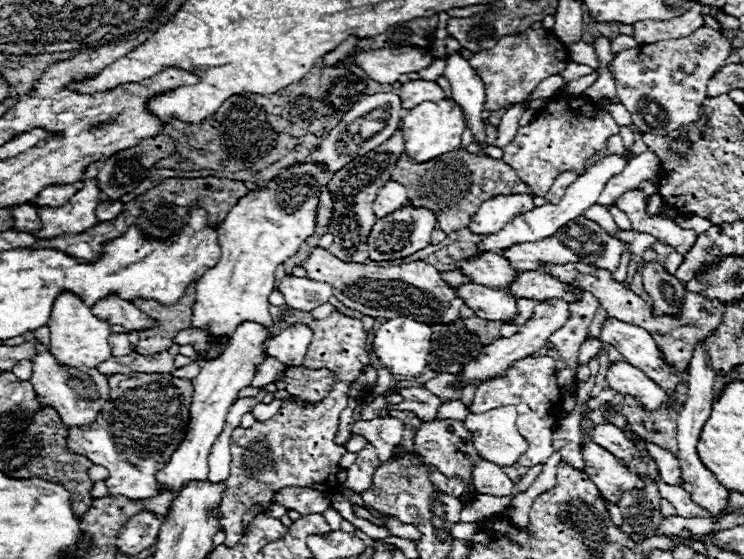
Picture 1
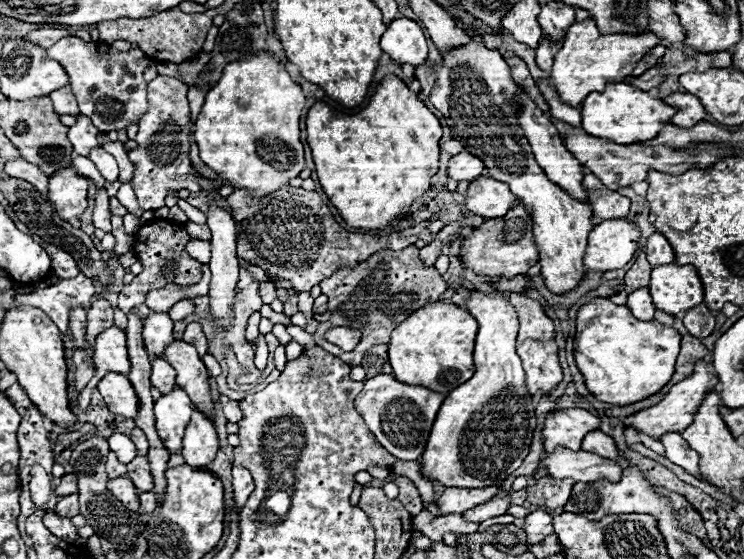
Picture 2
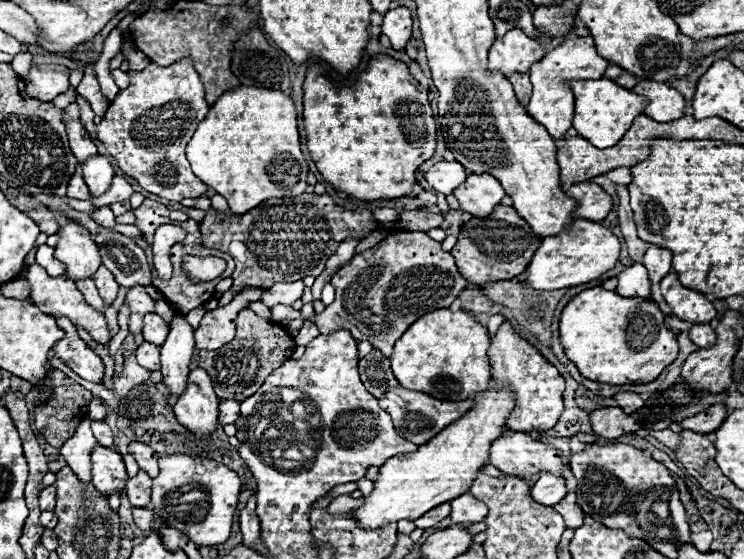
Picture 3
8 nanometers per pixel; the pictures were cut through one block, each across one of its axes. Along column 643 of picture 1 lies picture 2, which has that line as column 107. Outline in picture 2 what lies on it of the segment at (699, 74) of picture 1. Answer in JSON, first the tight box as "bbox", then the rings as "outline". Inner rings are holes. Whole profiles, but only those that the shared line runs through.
{"bbox":[46,36,150,132],"outline":[[[66,36],[50,46],[46,50],[46,56],[64,66],[70,76],[70,86],[78,100],[80,112],[86,114],[94,122],[94,126],[98,126],[98,130],[112,132],[126,128],[128,122],[138,122],[146,112],[146,82],[142,78],[142,72],[146,70],[146,66],[150,66],[150,58],[140,48],[120,52],[110,44],[84,42],[76,36]]]}

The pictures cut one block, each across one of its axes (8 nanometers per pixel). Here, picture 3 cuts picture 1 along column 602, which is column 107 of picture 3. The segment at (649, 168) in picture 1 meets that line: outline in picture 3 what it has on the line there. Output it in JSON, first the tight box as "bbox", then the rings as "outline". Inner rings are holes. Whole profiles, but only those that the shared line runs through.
{"bbox":[92,176,134,206],"outline":[[[116,176],[116,178],[112,178],[112,184],[110,184],[108,192],[102,194],[100,198],[94,198],[92,202],[94,202],[96,206],[110,206],[110,204],[114,204],[114,202],[128,200],[132,192],[134,192],[134,190],[132,190],[132,186],[126,182],[126,178]]]}

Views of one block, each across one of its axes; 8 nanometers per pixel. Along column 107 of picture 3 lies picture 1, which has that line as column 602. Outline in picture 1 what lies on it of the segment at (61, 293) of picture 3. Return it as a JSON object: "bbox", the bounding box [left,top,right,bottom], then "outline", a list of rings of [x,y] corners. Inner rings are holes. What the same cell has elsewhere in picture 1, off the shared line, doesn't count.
{"bbox":[600,318,682,388],"outline":[[[608,318],[600,330],[600,342],[618,348],[628,364],[642,370],[652,382],[662,388],[676,388],[682,380],[682,374],[670,372],[652,336],[640,326]]]}

